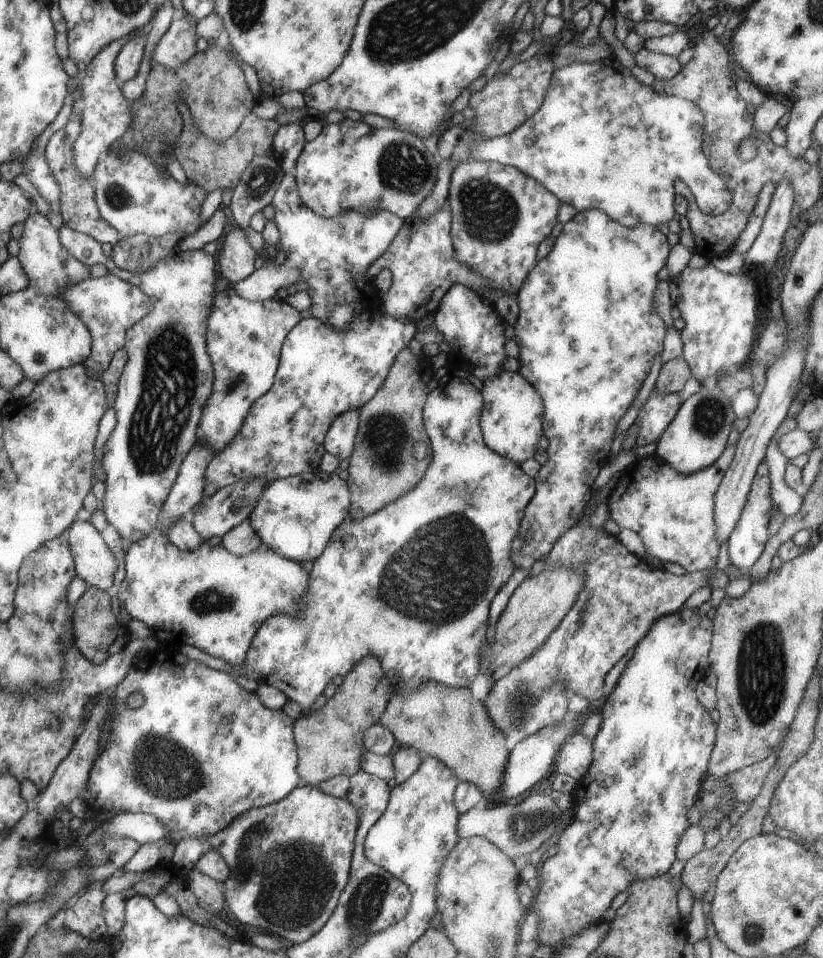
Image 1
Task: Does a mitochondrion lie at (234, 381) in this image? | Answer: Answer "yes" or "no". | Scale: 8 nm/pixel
yes

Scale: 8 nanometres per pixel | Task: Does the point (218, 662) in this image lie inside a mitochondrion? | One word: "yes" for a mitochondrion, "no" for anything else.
no

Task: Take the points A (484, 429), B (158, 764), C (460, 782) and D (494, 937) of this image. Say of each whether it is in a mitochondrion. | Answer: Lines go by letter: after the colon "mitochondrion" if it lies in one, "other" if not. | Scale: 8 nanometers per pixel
A: other
B: mitochondrion
C: other
D: mitochondrion

